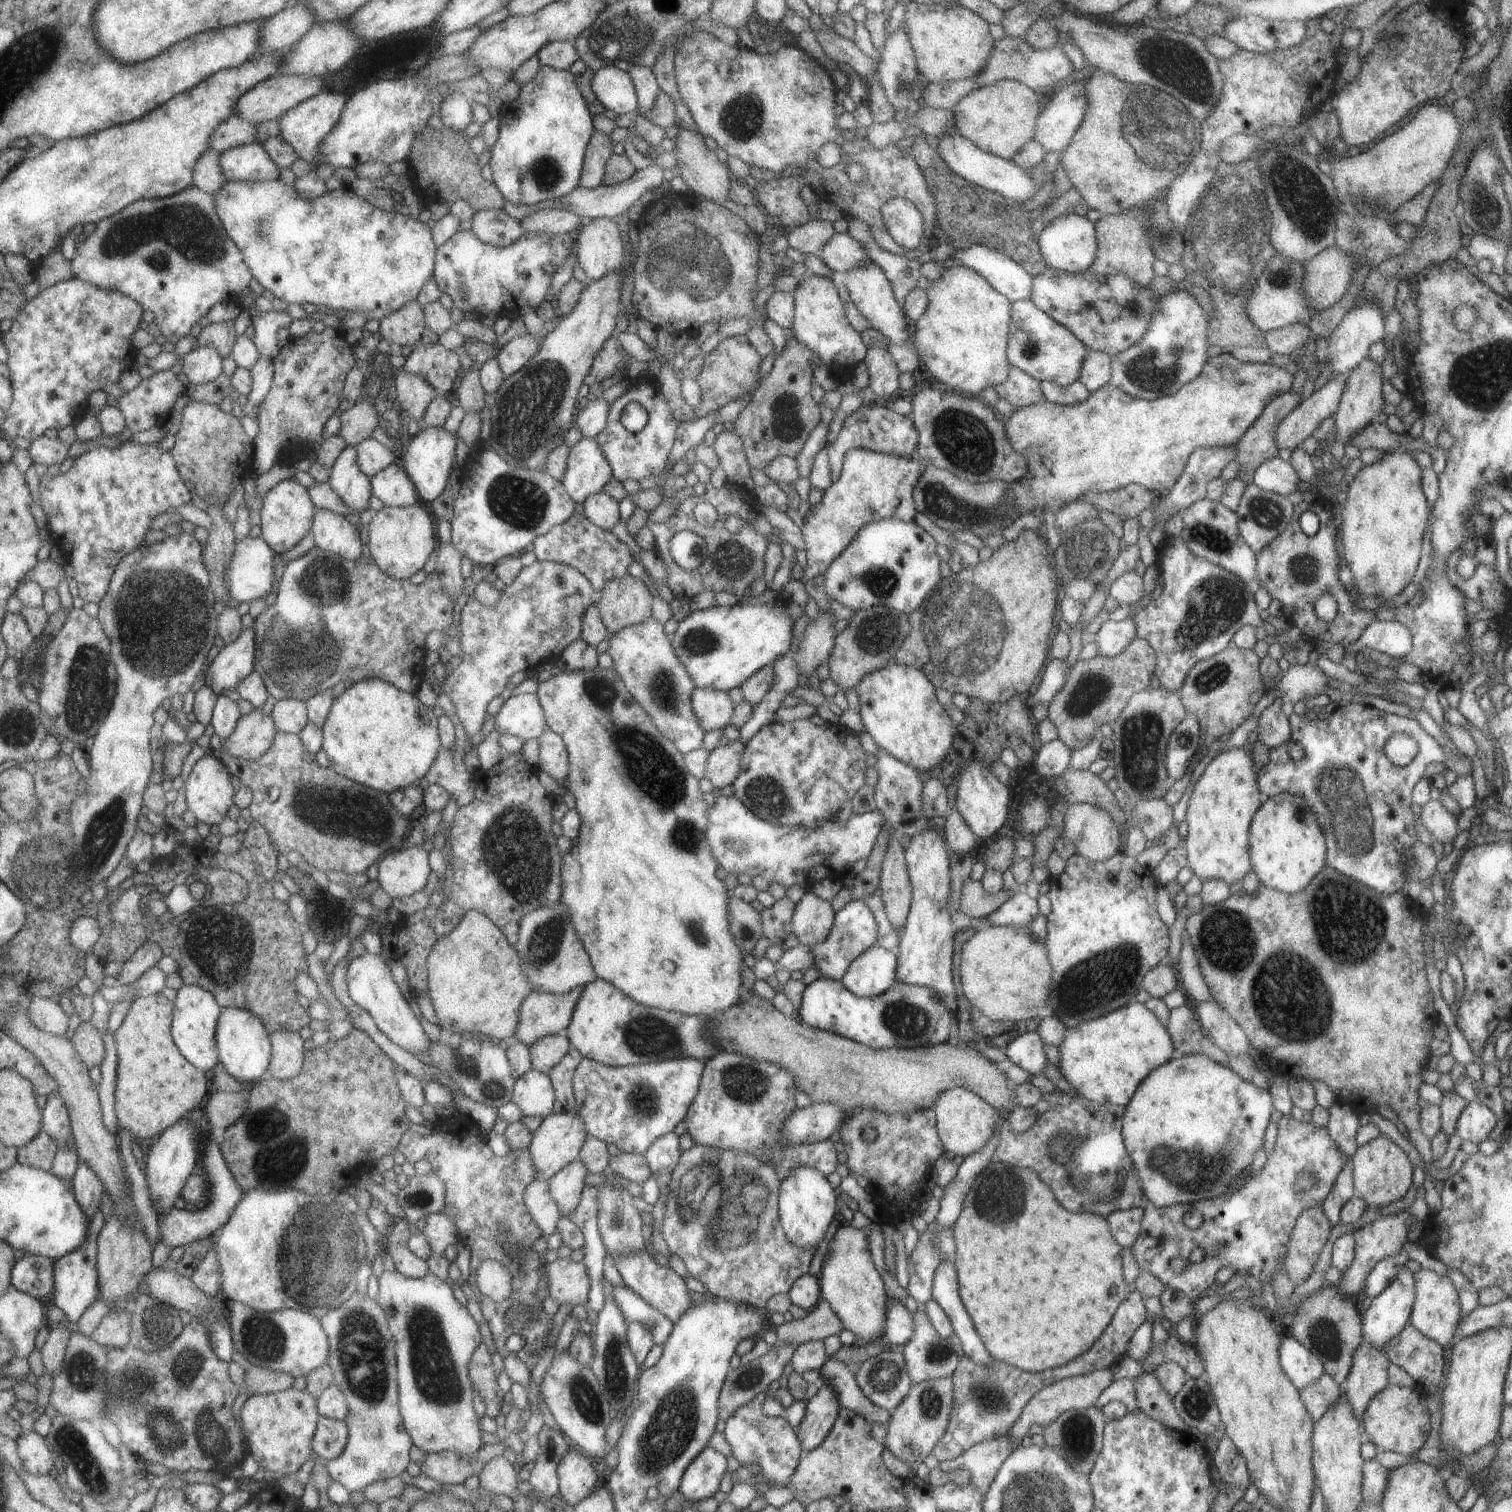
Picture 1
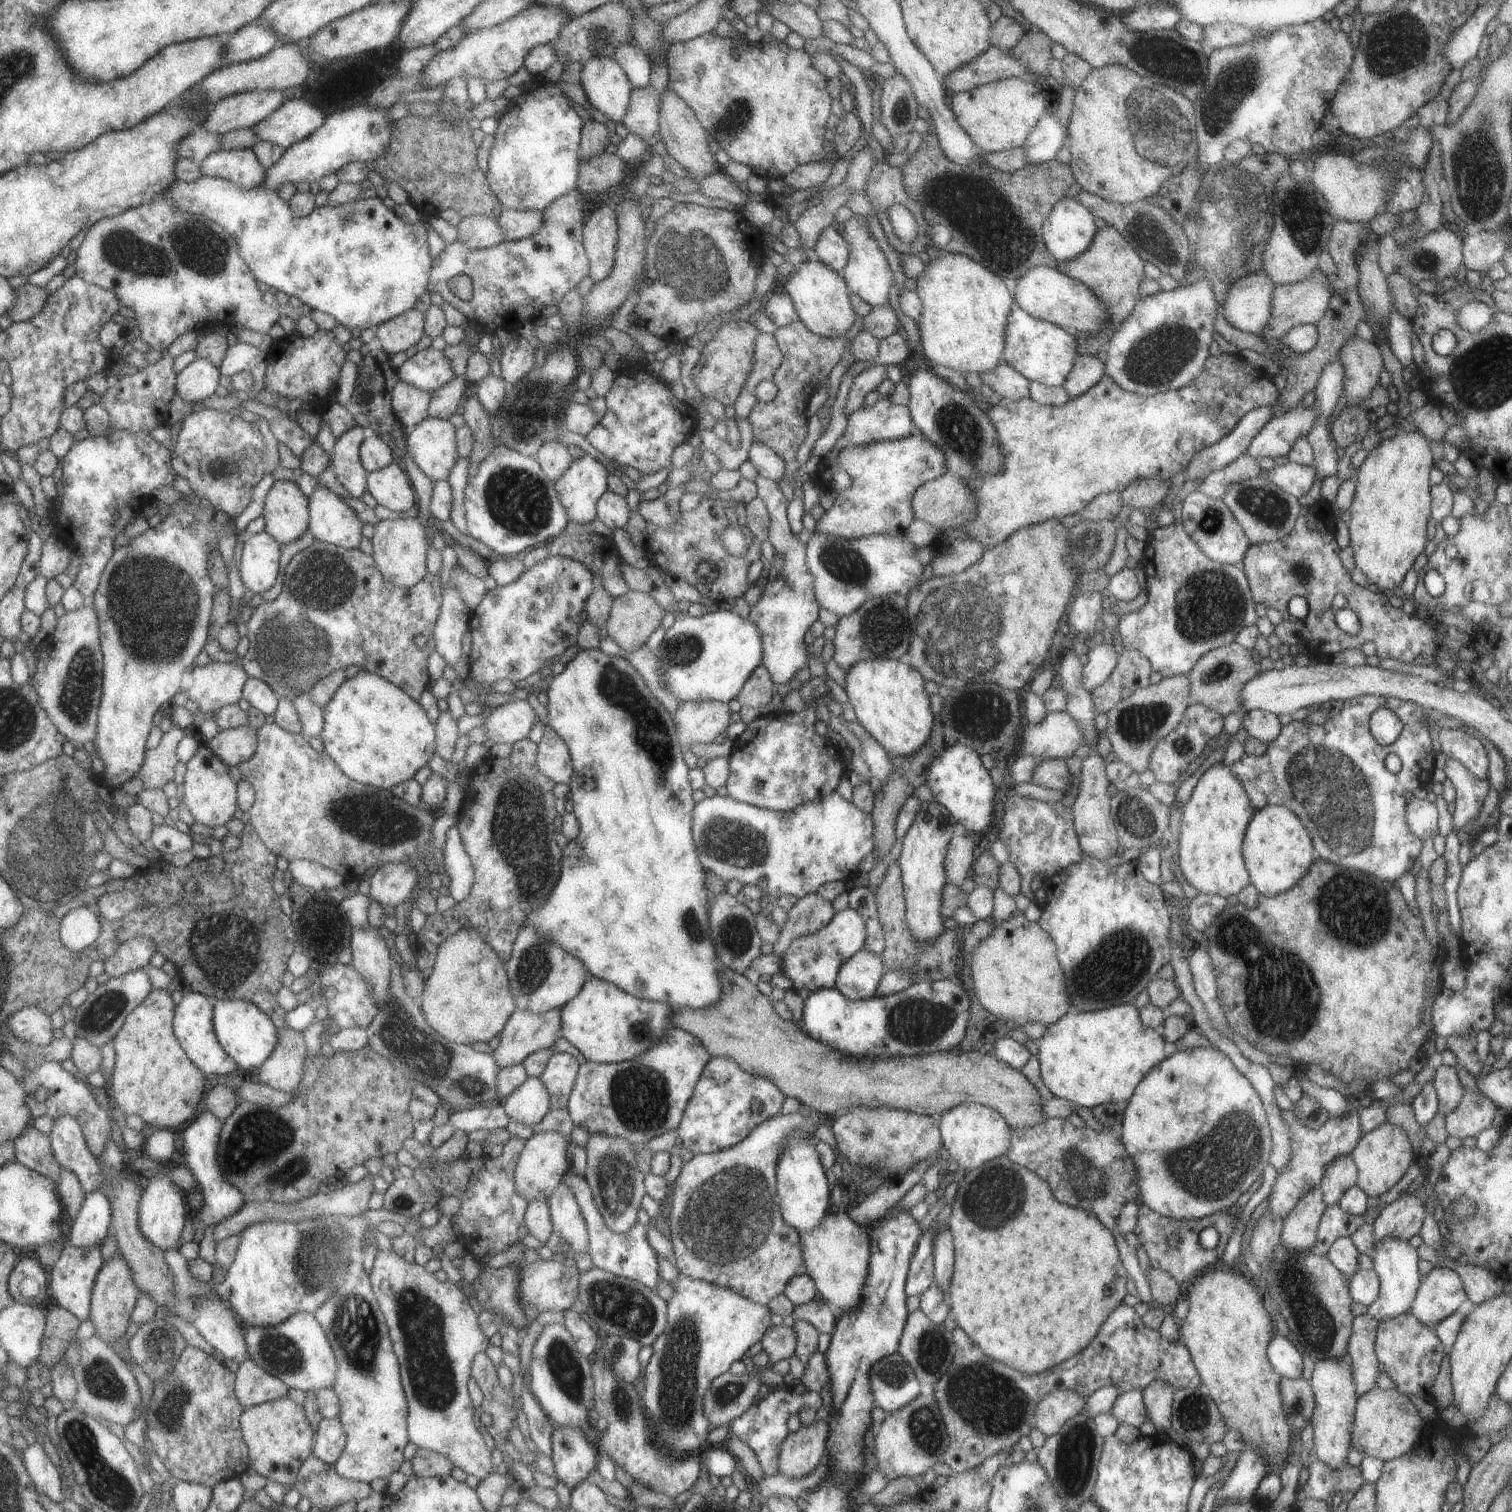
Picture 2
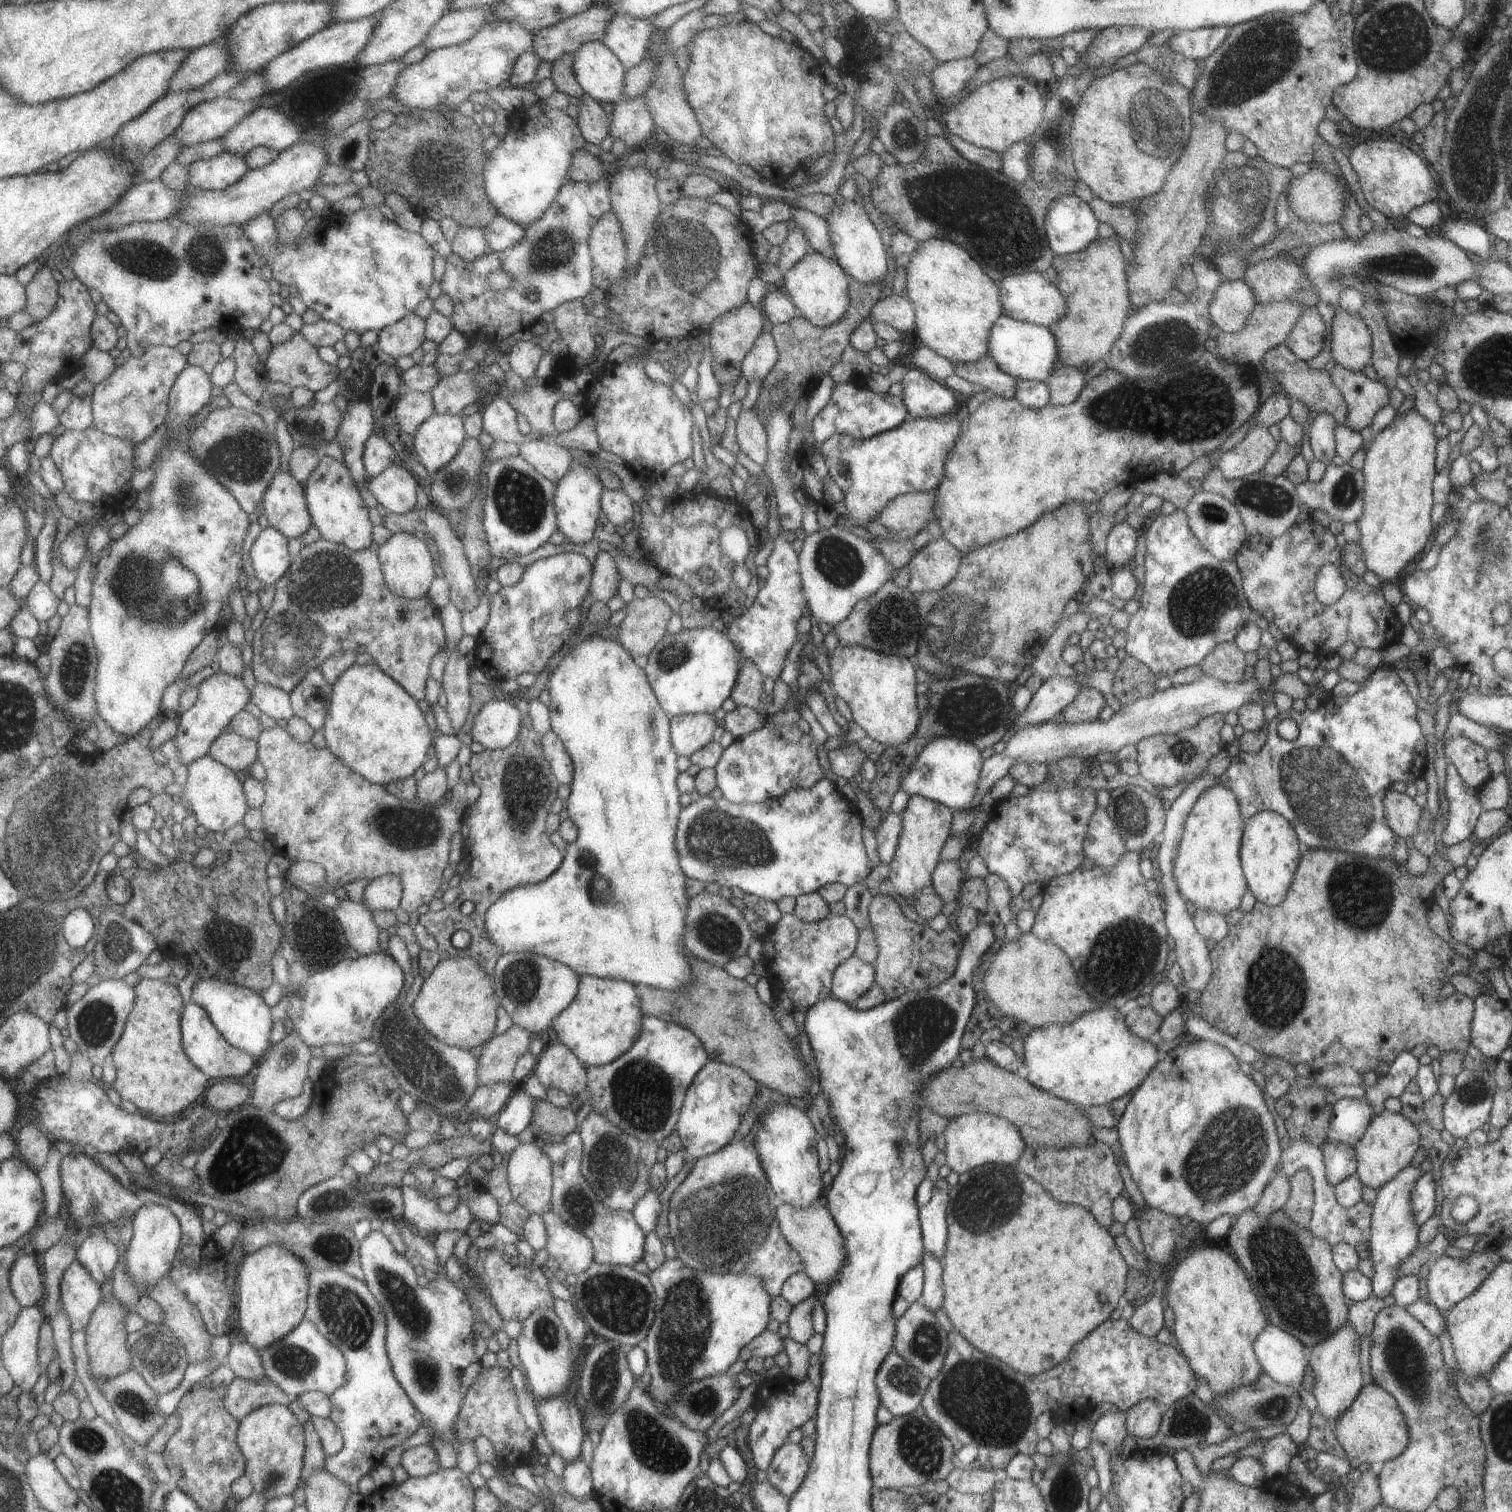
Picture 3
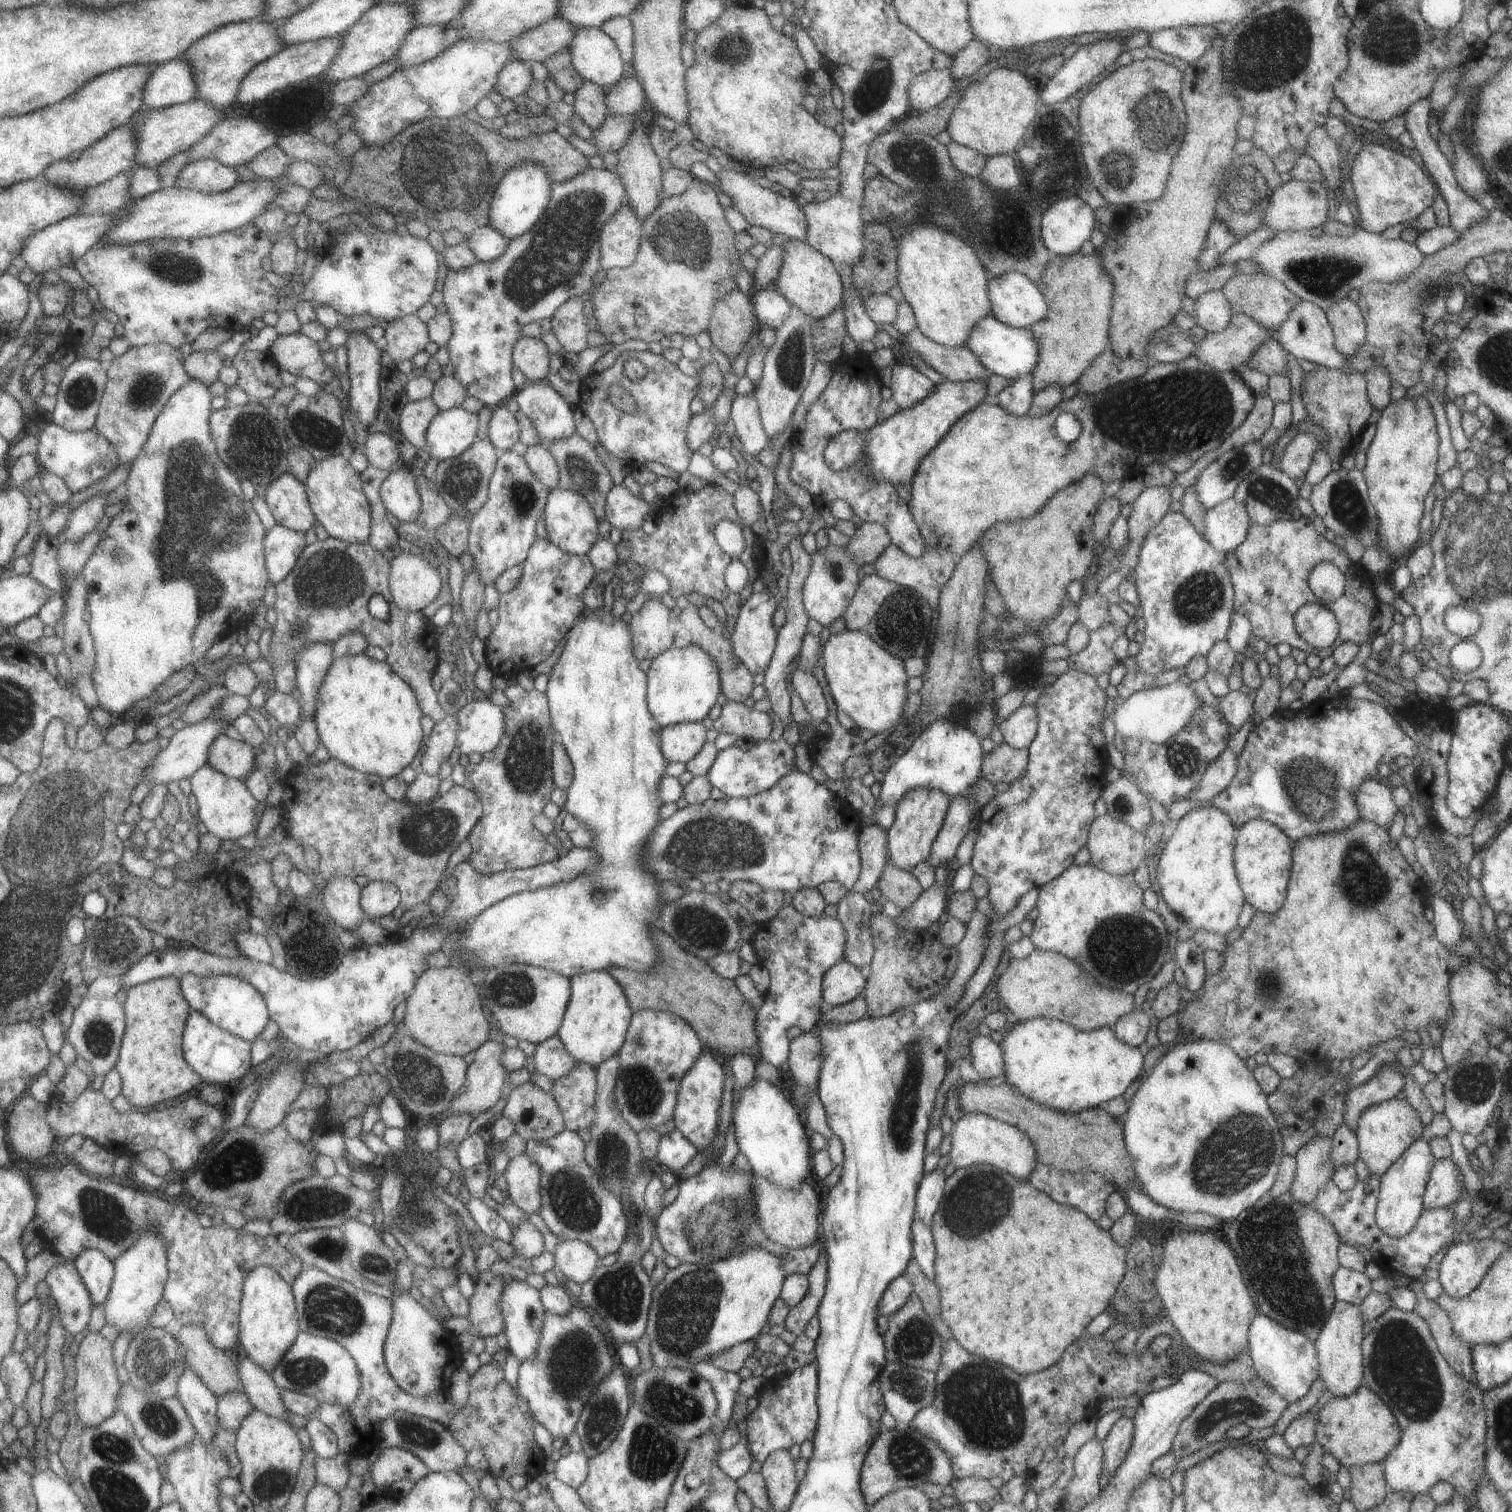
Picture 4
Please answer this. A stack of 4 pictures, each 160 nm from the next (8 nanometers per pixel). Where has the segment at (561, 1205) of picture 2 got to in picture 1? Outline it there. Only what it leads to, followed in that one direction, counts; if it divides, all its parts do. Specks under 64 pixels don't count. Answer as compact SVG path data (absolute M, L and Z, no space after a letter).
M577 1158L566 1164L558 1173L555 1173L548 1181L548 1189L551 1198L555 1201L561 1216L573 1214L580 1201L583 1188L583 1177L587 1172L582 1162Z

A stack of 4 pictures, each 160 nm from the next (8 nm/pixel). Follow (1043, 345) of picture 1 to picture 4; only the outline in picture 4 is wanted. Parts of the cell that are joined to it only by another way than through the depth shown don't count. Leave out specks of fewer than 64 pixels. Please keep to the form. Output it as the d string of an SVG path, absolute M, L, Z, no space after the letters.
M990 314L973 325L964 346L975 354L982 367L1005 378L1015 379L1031 372L1038 357L1038 346L1029 328L1018 329L1007 326Z

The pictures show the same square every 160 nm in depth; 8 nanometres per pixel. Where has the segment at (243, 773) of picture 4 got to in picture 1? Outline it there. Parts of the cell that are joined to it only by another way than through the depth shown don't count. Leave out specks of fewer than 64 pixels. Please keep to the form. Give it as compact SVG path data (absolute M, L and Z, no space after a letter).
M255 708L254 712L239 719L235 732L223 740L219 754L225 752L240 759L257 760L274 744L277 733L279 730L271 714L261 714L261 710Z

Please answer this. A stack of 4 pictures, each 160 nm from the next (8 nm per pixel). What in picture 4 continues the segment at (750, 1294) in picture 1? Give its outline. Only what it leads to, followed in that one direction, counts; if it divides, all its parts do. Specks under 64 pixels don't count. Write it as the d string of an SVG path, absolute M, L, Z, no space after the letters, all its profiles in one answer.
M713 1162L681 1182L675 1200L664 1206L654 1220L654 1235L662 1249L666 1254L675 1256L680 1263L707 1264L733 1257L750 1246L757 1245L782 1258L786 1276L791 1273L806 1275L823 1248L821 1237L799 1250L785 1248L768 1239L754 1215L754 1202L750 1191L751 1172L744 1173L733 1167L724 1173Z

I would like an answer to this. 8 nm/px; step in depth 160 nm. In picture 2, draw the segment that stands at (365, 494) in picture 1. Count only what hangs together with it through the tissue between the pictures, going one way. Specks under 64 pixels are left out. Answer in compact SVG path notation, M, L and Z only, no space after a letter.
M355 425L345 431L336 442L336 453L332 462L335 477L353 497L361 496L369 490L369 472L363 464L361 449L369 431L363 426Z

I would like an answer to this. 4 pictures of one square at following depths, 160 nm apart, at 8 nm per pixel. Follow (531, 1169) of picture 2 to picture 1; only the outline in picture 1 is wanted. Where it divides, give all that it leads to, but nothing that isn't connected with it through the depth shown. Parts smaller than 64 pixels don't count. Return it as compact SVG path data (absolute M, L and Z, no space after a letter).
M564 1113L546 1116L533 1132L528 1149L533 1159L535 1178L549 1180L566 1164L578 1158L578 1154L587 1136L582 1120L575 1113Z

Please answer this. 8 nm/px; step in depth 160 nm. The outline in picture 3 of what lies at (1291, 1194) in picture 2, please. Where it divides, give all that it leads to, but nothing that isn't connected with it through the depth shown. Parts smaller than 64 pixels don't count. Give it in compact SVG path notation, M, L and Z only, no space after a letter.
M1365 1097L1337 1100L1332 1107L1332 1118L1323 1145L1328 1142L1339 1142L1354 1148L1365 1134L1372 1116L1373 1108L1367 1104Z

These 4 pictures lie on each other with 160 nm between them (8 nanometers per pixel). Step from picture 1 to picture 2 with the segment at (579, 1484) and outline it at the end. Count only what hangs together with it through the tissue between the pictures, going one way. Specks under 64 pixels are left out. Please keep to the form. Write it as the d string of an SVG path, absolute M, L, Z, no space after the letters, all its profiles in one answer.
M552 1424L550 1458L555 1478L561 1480L561 1487L568 1491L597 1466L597 1451L589 1446L583 1433L577 1427Z

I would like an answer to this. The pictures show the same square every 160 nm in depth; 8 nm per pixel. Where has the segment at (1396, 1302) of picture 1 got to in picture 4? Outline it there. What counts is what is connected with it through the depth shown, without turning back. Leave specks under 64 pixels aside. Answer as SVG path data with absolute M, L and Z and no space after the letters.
M1422 1138L1417 1139L1380 1176L1380 1189L1374 1217L1376 1225L1382 1233L1397 1238L1412 1230L1422 1211L1422 1196L1429 1180L1429 1171L1435 1161L1436 1158L1430 1151L1429 1143Z

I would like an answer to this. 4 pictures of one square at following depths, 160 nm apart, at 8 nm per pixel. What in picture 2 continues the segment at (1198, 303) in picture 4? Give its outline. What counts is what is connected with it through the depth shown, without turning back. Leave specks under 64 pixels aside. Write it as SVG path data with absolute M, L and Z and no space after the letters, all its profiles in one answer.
M1262 272L1236 279L1220 304L1219 314L1237 330L1261 336L1270 317L1274 286Z

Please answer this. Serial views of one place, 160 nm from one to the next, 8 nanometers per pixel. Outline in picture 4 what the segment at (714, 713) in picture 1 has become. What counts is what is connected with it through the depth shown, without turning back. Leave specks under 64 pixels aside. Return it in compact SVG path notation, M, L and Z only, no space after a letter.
M699 721L663 727L659 731L658 741L659 750L664 756L664 764L685 764L691 760L703 746L706 731Z

